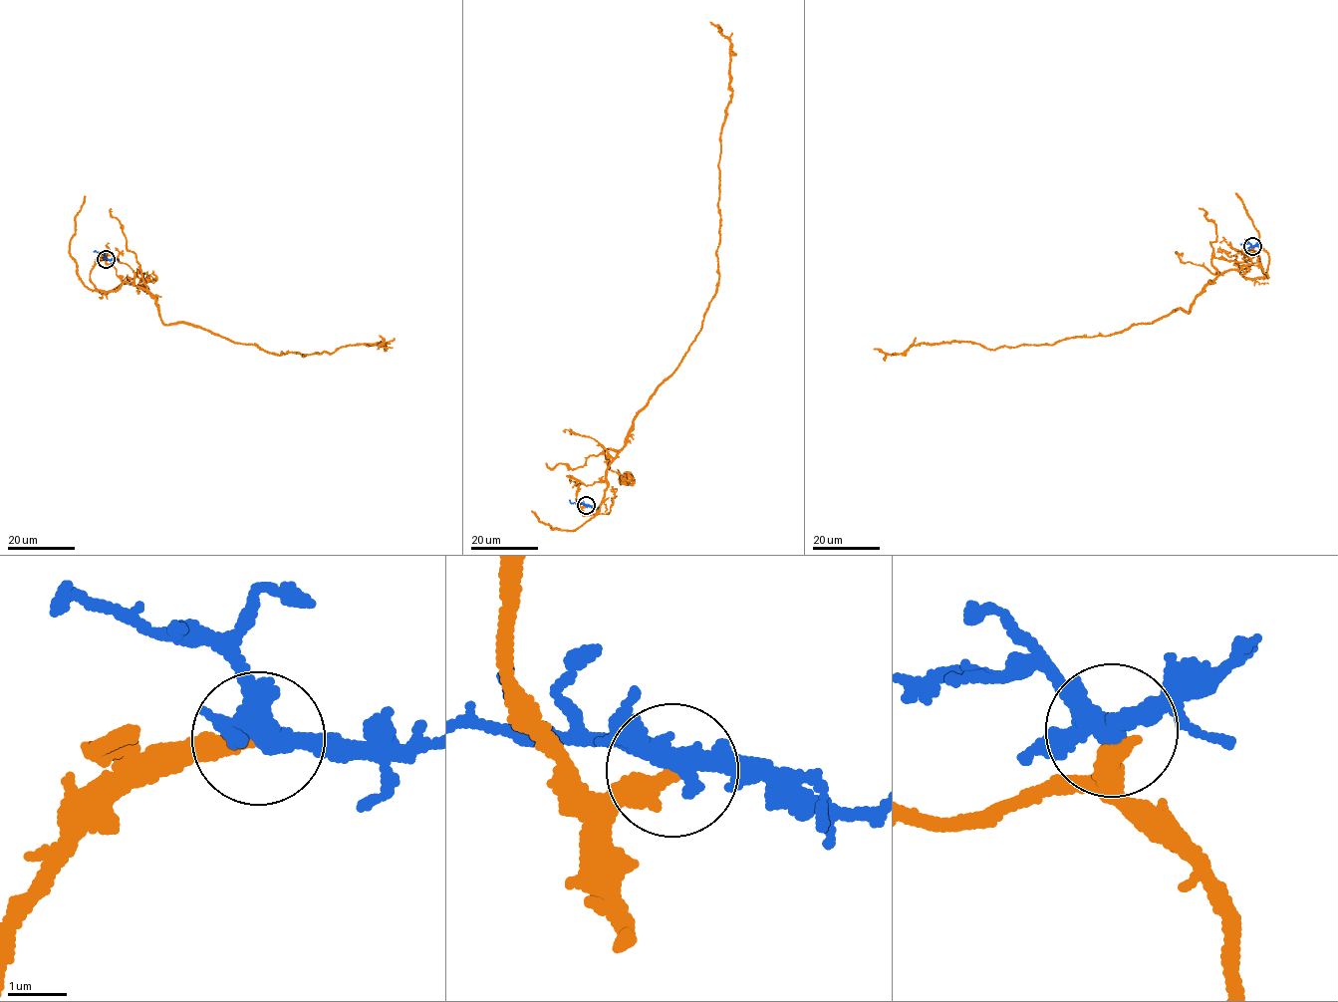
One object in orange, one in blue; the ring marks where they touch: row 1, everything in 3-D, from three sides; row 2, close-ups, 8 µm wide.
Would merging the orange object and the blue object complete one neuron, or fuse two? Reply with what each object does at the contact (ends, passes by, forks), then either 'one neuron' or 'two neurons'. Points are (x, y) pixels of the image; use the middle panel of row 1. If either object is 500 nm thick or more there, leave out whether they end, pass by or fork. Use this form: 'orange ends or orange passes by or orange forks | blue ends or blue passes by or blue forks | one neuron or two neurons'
orange ends | blue forks | one neuron

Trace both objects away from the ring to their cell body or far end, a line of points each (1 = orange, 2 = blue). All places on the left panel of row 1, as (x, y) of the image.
1: (106, 259), (91, 272), (96, 290), (142, 288), (166, 325), (280, 356), (386, 349), (379, 335)
2: (106, 259), (103, 254), (94, 250)

